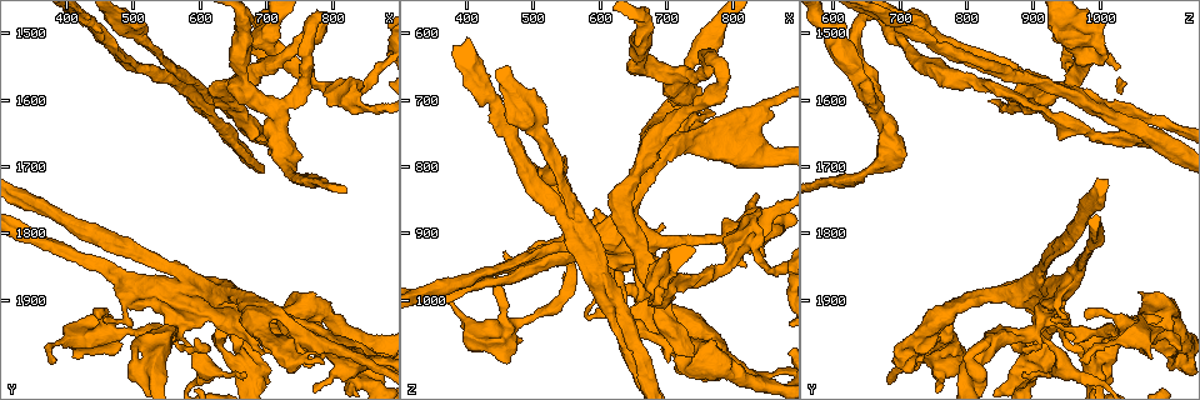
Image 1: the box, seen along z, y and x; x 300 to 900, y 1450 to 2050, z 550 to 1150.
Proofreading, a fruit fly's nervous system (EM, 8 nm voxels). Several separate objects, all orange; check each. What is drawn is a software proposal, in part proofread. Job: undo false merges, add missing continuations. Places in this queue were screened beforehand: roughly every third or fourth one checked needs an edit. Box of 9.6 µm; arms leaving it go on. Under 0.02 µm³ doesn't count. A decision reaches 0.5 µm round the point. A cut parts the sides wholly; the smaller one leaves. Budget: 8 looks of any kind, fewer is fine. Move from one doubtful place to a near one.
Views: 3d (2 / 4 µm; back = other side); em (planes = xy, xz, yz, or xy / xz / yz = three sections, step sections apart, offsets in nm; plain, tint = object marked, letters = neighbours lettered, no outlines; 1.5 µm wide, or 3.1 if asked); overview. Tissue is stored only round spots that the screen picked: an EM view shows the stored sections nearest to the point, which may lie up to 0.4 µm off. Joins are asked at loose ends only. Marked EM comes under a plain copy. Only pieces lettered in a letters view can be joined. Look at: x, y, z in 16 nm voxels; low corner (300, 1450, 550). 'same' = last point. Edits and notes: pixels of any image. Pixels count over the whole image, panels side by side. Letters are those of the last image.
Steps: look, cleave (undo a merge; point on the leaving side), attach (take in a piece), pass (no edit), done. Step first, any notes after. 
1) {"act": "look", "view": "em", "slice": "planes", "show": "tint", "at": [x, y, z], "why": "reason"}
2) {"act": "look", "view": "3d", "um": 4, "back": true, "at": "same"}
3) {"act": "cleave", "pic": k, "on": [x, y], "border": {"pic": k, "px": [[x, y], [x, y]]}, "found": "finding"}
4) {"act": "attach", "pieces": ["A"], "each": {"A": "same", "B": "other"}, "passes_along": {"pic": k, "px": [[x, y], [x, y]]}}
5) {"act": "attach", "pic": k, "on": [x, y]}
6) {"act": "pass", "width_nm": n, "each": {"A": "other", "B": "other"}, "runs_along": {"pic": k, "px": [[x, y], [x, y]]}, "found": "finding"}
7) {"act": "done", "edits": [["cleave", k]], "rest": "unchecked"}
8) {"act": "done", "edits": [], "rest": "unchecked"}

{"act": "look", "view": "3d", "um": 2, "at": [700, 1550, 1005], "why": "an open end"}

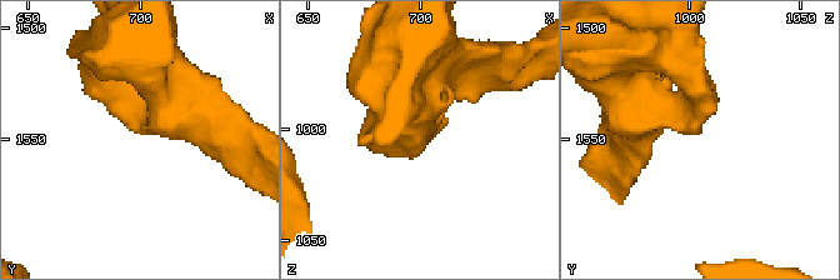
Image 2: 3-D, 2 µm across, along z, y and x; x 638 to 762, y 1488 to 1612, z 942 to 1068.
{"act": "look", "view": "em", "slice": "yz", "step": 8, "show": "letters", "at": [700, 1548, 1004], "why": "need the tissue"}

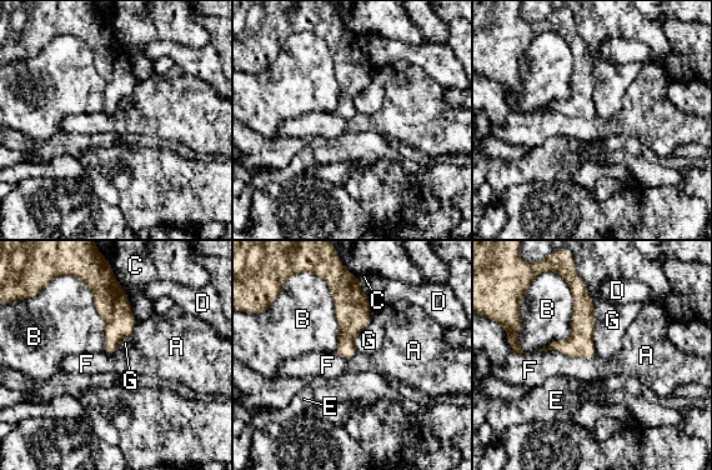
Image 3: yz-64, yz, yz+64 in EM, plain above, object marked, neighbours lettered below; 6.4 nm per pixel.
{"act": "pass", "each": {"A": "other", "B": "other", "C": "other", "D": "other", "E": "other", "F": "other", "G": "other"}, "runs_along": {"pic": 3, "px": [[581, 286], [582, 346], [587, 356]]}, "found": "no lettered piece goes on from it"}

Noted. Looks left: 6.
{"act": "look", "view": "em", "slice": "planes", "show": "tint", "at": [825, 1560, 890], "why": "free end"}

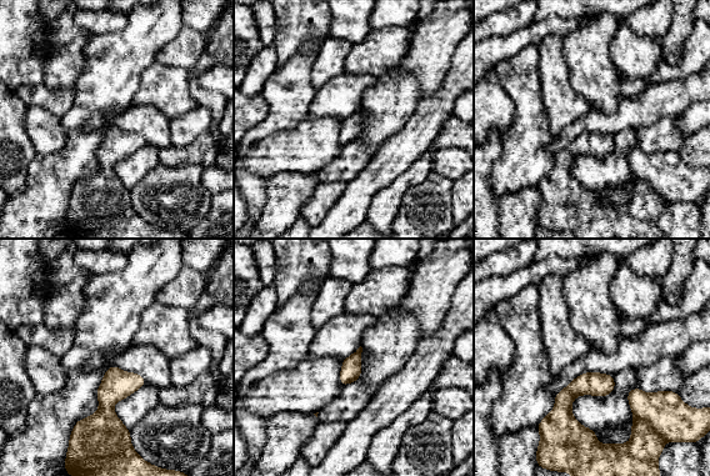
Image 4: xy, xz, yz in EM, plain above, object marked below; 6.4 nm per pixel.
{"act": "look", "view": "em", "slice": "planes", "show": "letters", "at": "same"}

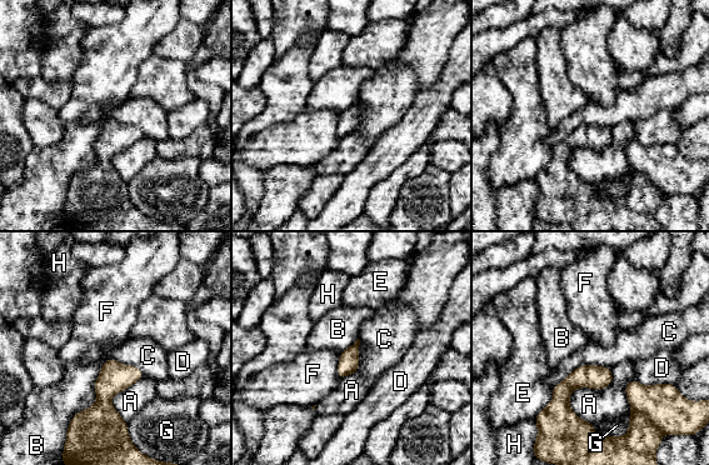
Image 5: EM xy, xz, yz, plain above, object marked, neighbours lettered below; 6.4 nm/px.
{"act": "pass", "each": {"A": "other", "B": "other", "C": "other", "D": "other", "E": "other", "F": "other", "G": "other", "H": "other"}, "runs_along": {"pic": 5, "px": [[608, 371], [578, 378], [554, 405]]}, "found": "no lettered piece goes on from it"}

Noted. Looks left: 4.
{"act": "look", "view": "em", "slice": "planes", "show": "letters", "at": [605, 1605, 980], "why": "two arms at a narrow angle"}

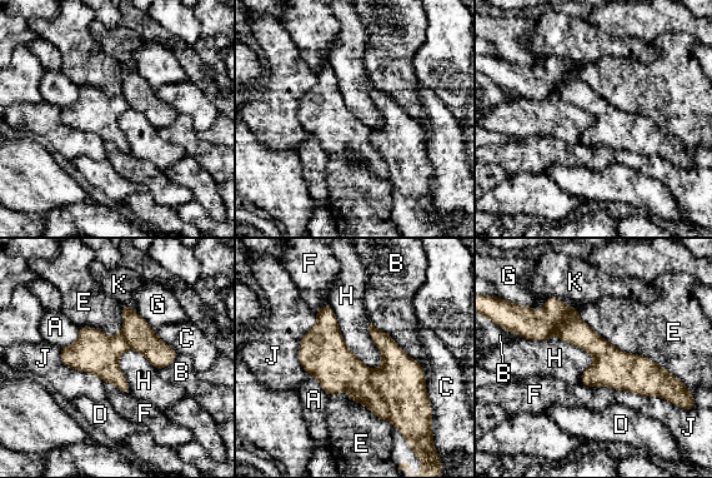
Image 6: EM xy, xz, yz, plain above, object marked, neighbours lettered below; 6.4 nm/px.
{"act": "cleave", "pic": 6, "on": [400, 379], "each": {"A": "other", "B": "other", "C": "other", "D": "other", "E": "other", "F": "other", "G": "other", "H": "other", "J": "other", "K": "other"}, "found": "two neurons meet here"}

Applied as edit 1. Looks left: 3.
{"act": "done", "edits": [["cleave", 6]], "rest": "unchecked"}

